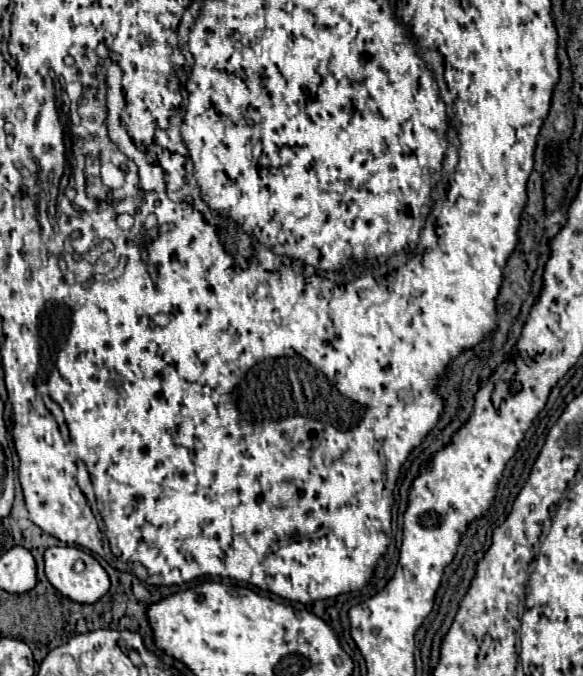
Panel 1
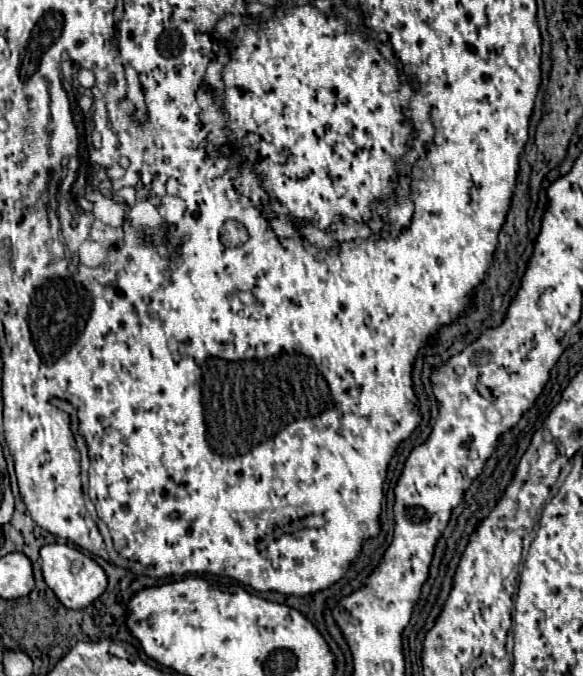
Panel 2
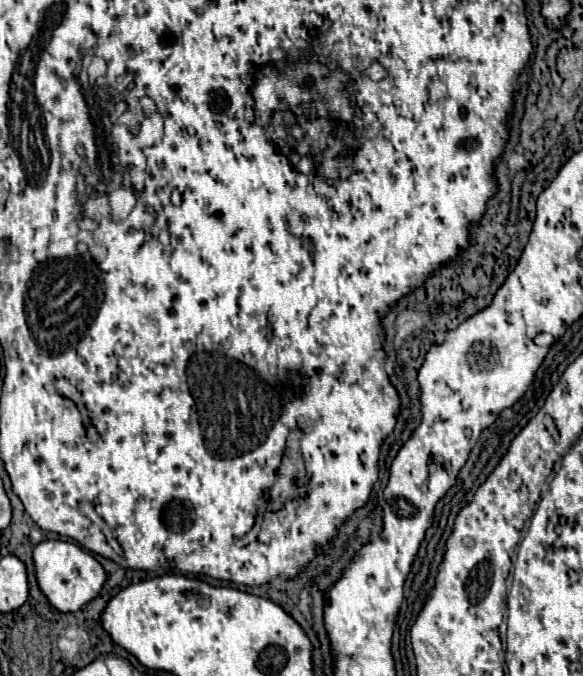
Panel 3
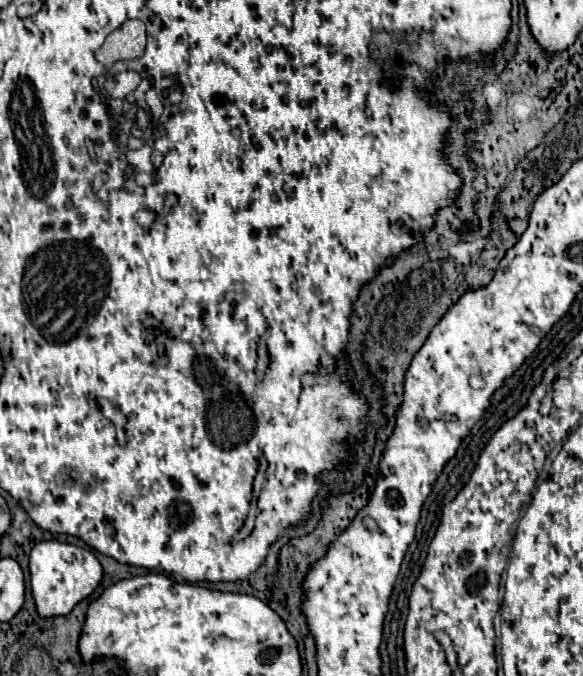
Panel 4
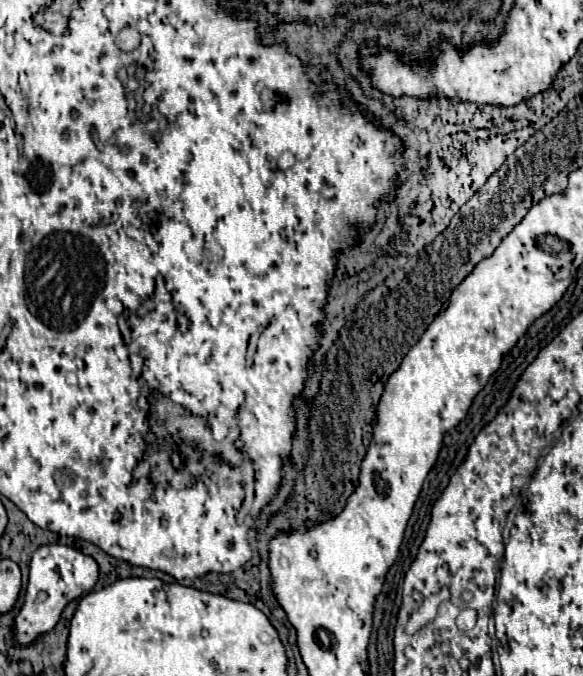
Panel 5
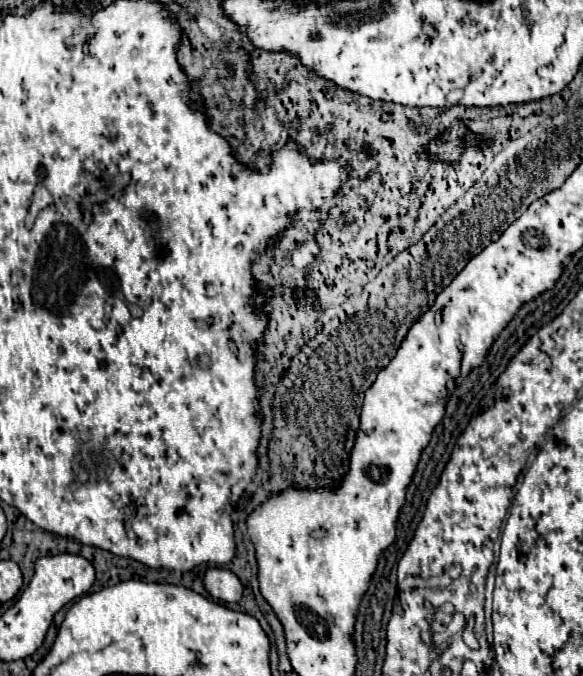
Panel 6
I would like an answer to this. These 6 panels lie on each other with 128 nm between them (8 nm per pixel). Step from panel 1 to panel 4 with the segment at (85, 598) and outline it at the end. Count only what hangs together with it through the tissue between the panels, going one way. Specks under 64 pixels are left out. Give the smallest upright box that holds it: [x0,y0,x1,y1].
[30,540,102,618]

